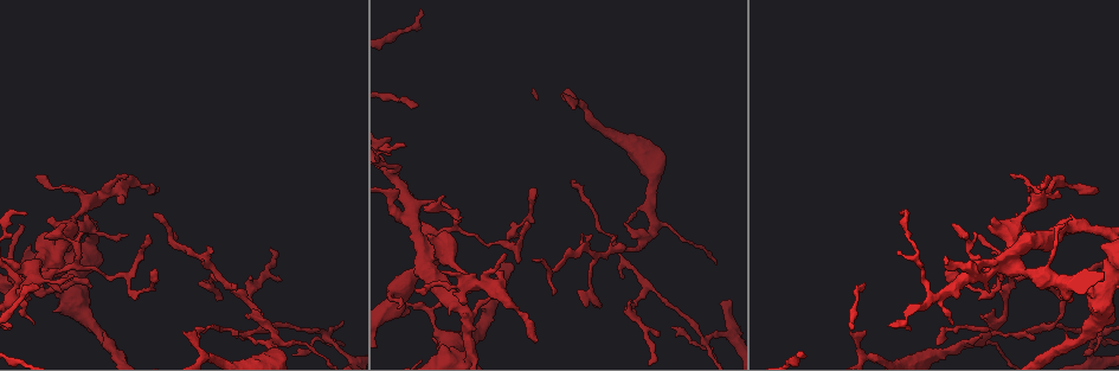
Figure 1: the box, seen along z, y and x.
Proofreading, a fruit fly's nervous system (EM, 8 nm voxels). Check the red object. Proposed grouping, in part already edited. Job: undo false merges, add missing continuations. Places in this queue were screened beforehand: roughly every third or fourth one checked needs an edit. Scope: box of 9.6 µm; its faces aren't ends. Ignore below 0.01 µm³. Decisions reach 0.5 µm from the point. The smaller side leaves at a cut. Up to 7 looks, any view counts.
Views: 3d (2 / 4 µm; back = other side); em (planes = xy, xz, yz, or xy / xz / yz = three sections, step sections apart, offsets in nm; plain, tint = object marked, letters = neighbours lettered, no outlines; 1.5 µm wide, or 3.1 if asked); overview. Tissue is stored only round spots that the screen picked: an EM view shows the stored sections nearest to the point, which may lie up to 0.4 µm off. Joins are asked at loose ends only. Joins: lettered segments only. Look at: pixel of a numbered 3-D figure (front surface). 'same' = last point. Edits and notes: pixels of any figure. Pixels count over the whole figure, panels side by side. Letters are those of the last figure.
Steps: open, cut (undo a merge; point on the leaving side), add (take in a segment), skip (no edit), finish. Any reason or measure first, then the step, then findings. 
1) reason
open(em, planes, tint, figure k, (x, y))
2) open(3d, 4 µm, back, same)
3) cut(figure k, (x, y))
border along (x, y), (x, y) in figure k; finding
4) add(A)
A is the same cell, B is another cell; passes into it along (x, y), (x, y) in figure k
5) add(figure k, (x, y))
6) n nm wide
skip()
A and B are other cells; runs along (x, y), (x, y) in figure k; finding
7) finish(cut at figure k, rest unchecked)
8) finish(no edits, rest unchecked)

branch point
open(3d, 4 µm, figure 1, (597, 252))

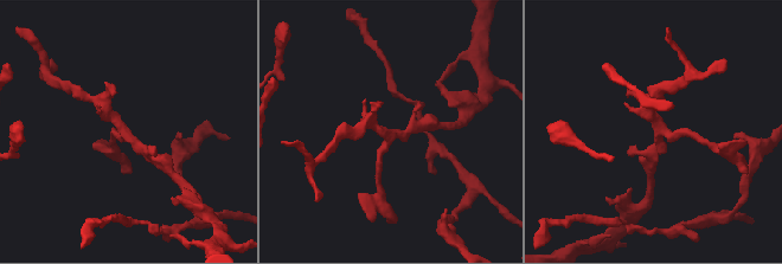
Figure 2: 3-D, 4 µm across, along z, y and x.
shape alone is not enough
open(em, xy, step 8, tint, figure 2, (390, 131))

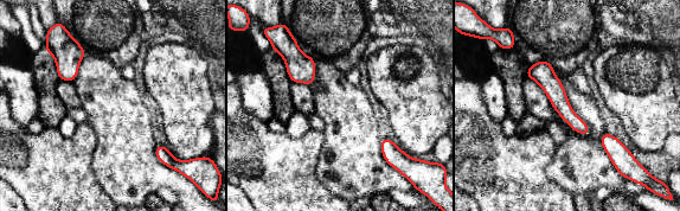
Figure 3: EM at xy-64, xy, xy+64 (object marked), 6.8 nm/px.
cut it another way
open(em, planes, letters, same)

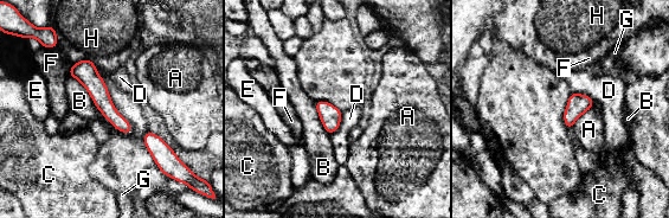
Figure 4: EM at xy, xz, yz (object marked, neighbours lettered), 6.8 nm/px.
130 nm wide
skip()
A, B, C, D, E, F, G and H are other cells; border along (342, 111), (340, 126), (330, 135) in figure 4; continuous, no second neuron

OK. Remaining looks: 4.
branch stops here
open(em, planes, letters, figure 1, (444, 197))

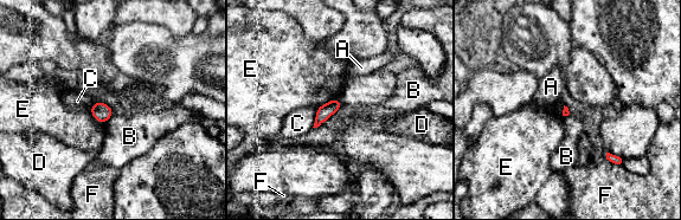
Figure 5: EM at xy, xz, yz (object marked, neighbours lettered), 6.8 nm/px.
skip()
A, B, C, D, E and F are other cells; border along (114, 114), (104, 123) in figure 5; none of them fits

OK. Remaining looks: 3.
free end
open(em, planes, letters, figure 1, (953, 324))

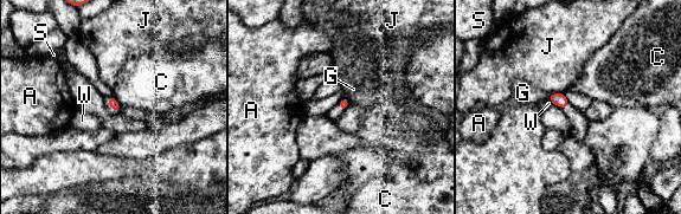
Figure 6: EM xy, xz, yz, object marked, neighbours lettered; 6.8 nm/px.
skip()
A, C, G, J, S and W are other cells; border along (114, 96), (121, 104) in figure 6; none of them fits

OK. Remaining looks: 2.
finish(no edits, rest unchecked)

